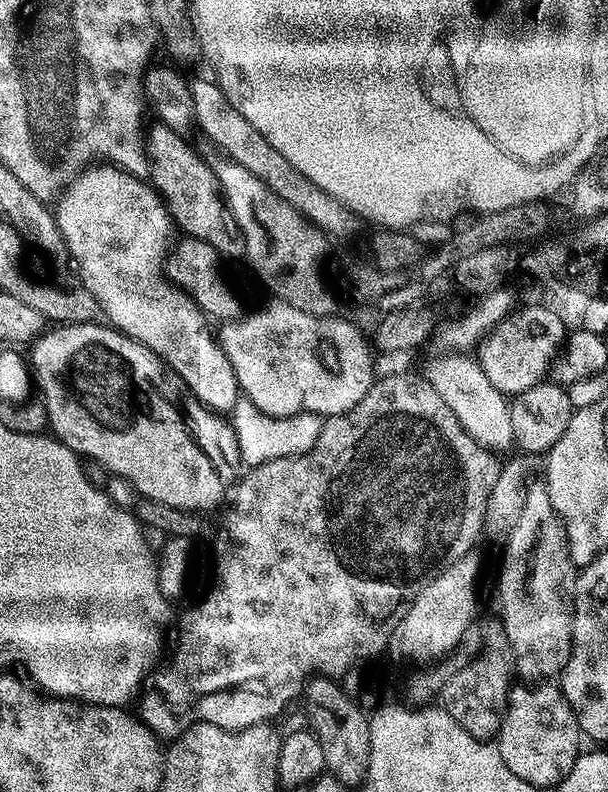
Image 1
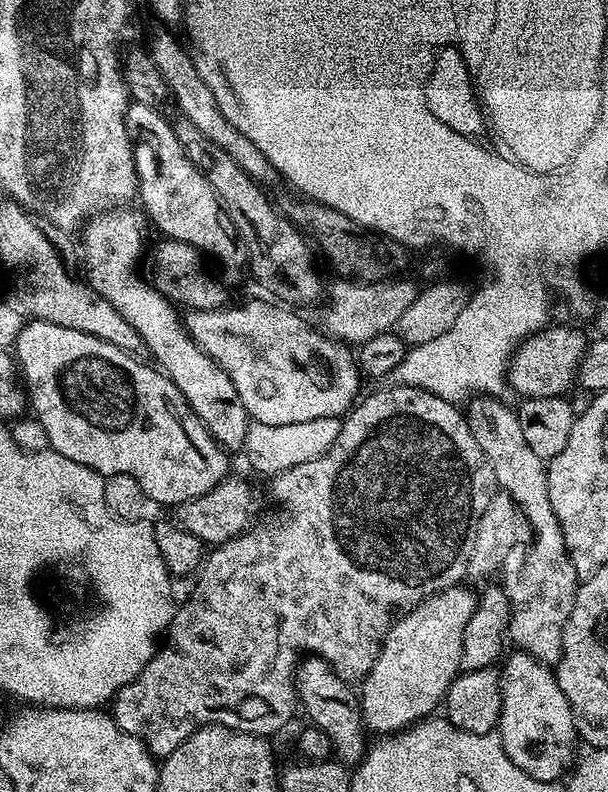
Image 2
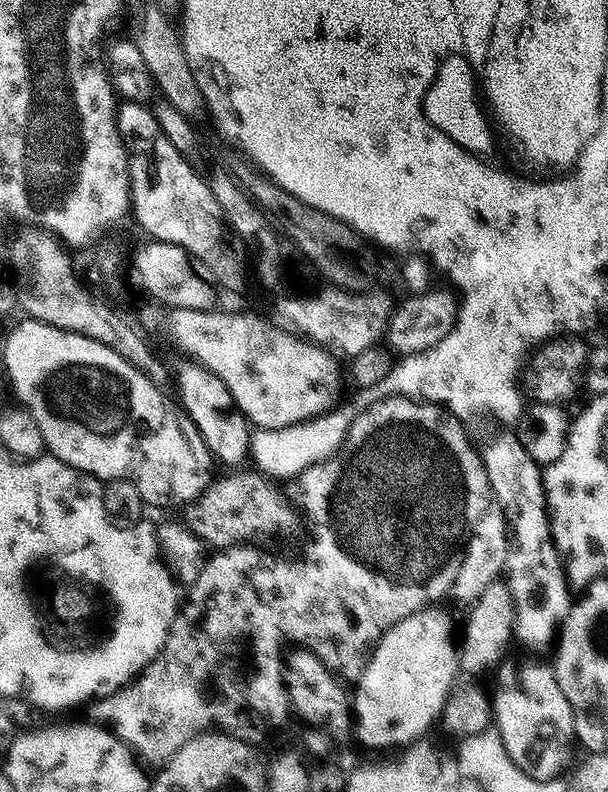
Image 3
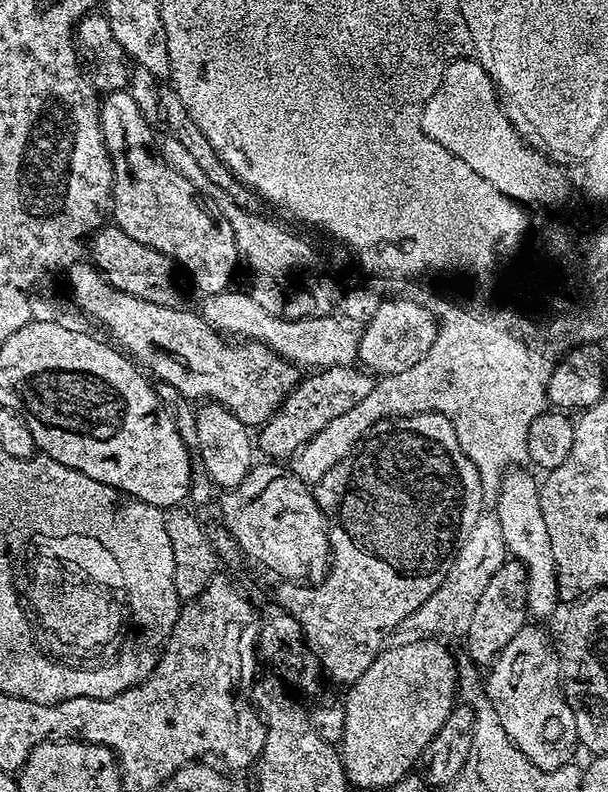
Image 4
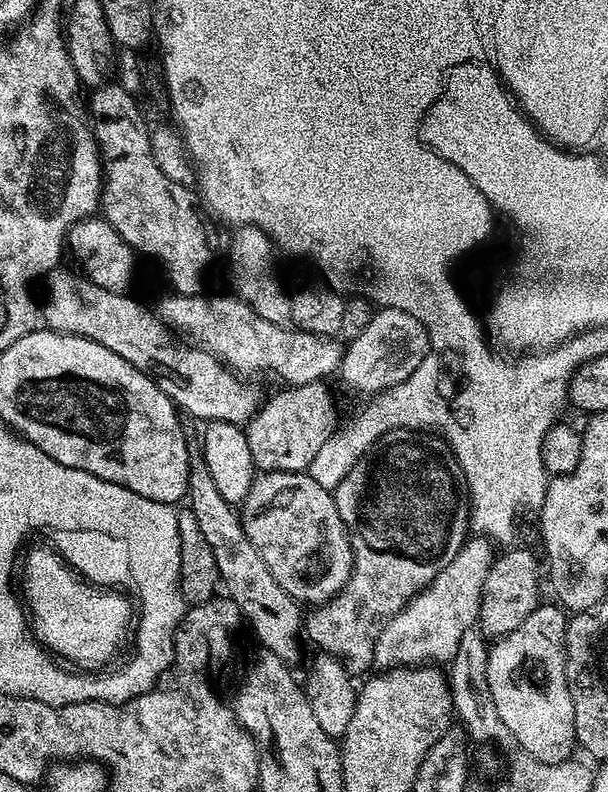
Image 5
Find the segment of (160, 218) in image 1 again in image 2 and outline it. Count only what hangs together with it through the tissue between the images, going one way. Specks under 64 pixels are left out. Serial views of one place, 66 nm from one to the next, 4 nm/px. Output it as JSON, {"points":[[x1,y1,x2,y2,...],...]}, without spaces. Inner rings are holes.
{"points":[[128,206,117,208,120,208,117,212,97,211,83,225,82,256,88,259,87,283,106,302,110,302,118,314,138,332,151,359,163,369,174,386,178,386,178,390,206,426,208,433,216,439,216,443,225,450,243,449,250,417,238,398,238,390,234,390,234,382,230,382,226,373,193,342,177,305,167,300,157,290,155,283,147,279,144,281,140,277,136,267,144,252,146,217,143,211,131,212]]}

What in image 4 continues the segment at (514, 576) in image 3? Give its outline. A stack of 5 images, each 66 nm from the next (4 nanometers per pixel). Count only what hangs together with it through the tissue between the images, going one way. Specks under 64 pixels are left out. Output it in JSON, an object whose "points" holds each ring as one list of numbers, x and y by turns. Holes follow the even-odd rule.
{"points":[[516,466,504,473,498,489,500,501,496,504,494,515,501,522,507,551,528,571,526,602,529,617,540,618,536,616,550,615,556,604,561,603,561,599,556,581,554,550,550,546,550,534,546,534,546,518,542,518,540,484,530,473,523,472,524,470,523,467]]}

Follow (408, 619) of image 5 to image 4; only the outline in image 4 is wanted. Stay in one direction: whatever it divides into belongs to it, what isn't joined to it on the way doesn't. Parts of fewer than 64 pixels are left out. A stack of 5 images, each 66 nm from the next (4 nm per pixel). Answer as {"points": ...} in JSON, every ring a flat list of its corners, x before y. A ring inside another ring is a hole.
{"points":[[482,514,475,519,470,534,465,535,461,541,459,554,451,564,450,573,443,580,443,584,438,588,418,608,418,610,409,617,408,624,411,625,422,636,437,636,440,638,448,638,444,636,460,636,467,635,470,628,471,619,474,618,475,607,478,606,479,599,482,598,483,591,490,584,490,579,494,576,495,571,502,566,508,559,507,544,502,535,502,526,499,519,494,514]]}

